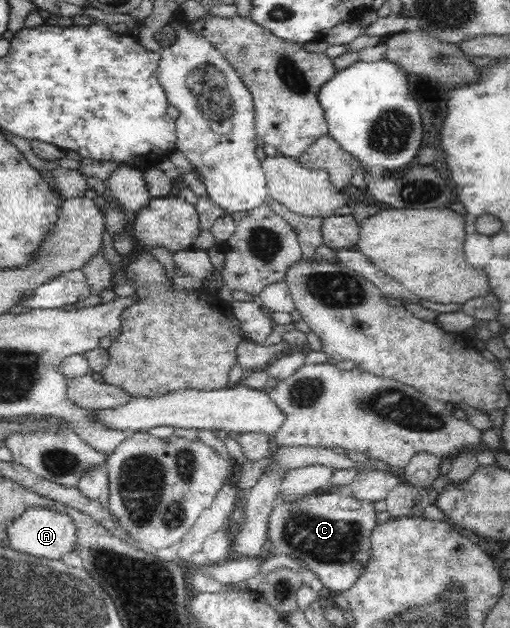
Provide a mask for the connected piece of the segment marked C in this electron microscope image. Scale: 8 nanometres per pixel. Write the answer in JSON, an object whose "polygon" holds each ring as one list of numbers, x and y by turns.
{"polygon":[[329,485,325,491,301,496,293,502,275,502,268,518,268,547,272,554,286,554,304,560,325,588,343,593,354,586,371,557,370,536,373,528,378,525,375,516,377,511,373,504,355,498,350,485]]}

